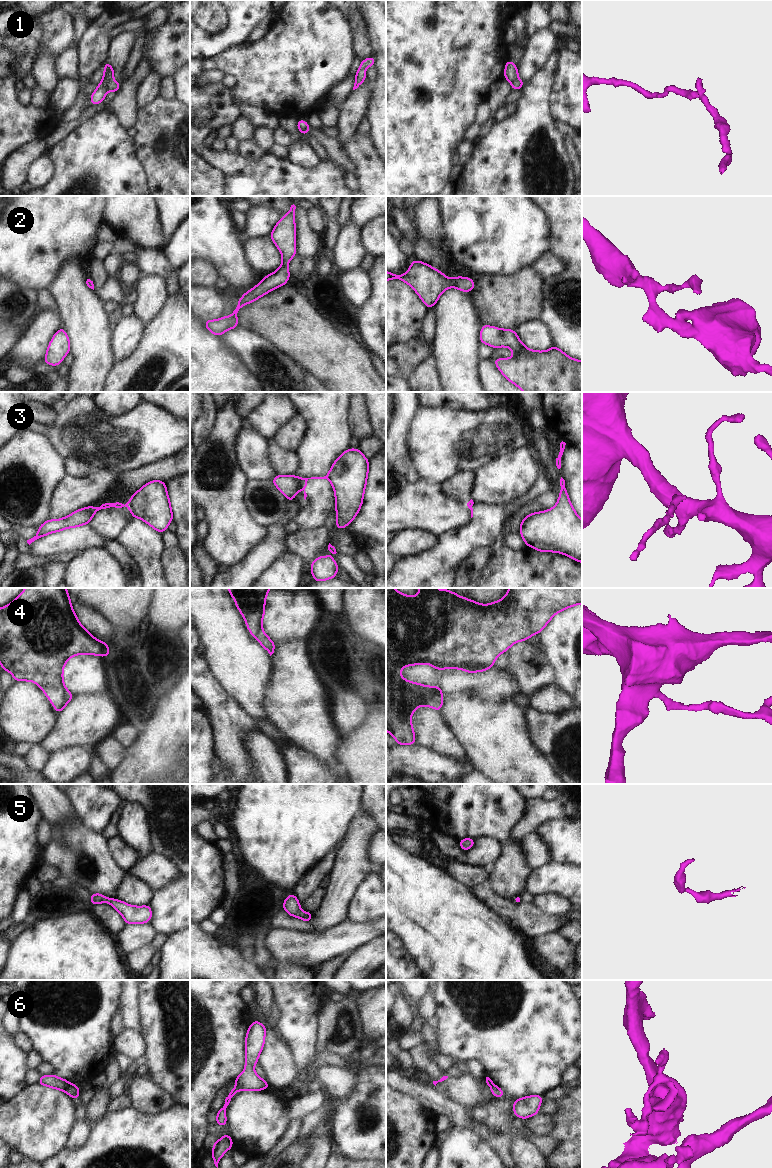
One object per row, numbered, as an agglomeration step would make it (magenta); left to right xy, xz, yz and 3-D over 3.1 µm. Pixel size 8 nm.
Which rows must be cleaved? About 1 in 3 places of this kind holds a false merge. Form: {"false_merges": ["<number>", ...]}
{"false_merges": ["1", "3", "4", "6"]}

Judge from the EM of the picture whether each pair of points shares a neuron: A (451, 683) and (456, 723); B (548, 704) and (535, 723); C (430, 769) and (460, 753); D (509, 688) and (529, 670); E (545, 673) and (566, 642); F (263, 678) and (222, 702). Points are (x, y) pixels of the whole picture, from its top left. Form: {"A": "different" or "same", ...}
{"A": "different", "B": "different", "C": "different", "D": "different", "E": "different", "F": "different"}

